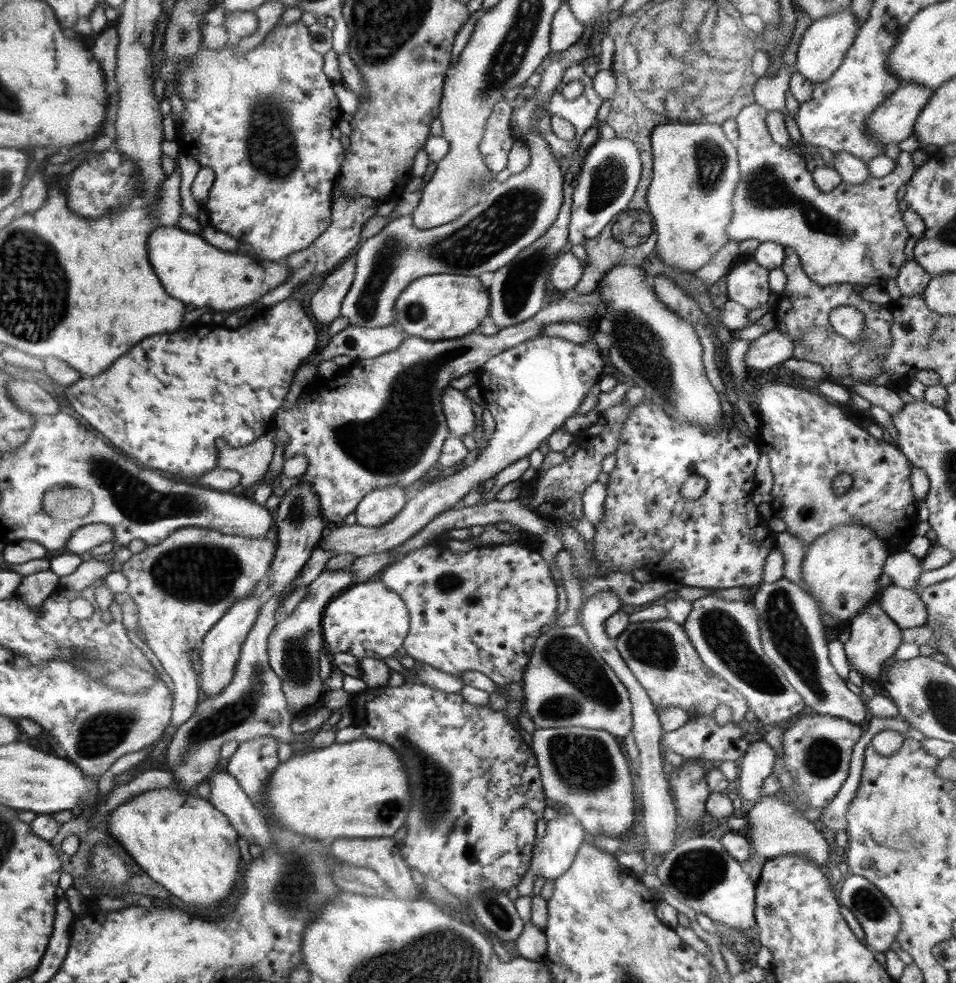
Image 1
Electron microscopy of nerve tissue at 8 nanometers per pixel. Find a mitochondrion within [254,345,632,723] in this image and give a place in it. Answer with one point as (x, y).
(296, 660)

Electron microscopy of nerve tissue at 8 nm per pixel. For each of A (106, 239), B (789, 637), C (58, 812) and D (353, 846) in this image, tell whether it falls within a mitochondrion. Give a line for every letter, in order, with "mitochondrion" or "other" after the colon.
A: other
B: mitochondrion
C: other
D: other

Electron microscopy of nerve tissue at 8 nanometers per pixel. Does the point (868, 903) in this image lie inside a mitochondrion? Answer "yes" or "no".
yes

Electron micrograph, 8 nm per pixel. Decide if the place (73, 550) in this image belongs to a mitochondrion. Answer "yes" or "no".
no

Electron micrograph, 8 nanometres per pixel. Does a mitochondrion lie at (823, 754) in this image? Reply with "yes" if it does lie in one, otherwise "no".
yes

